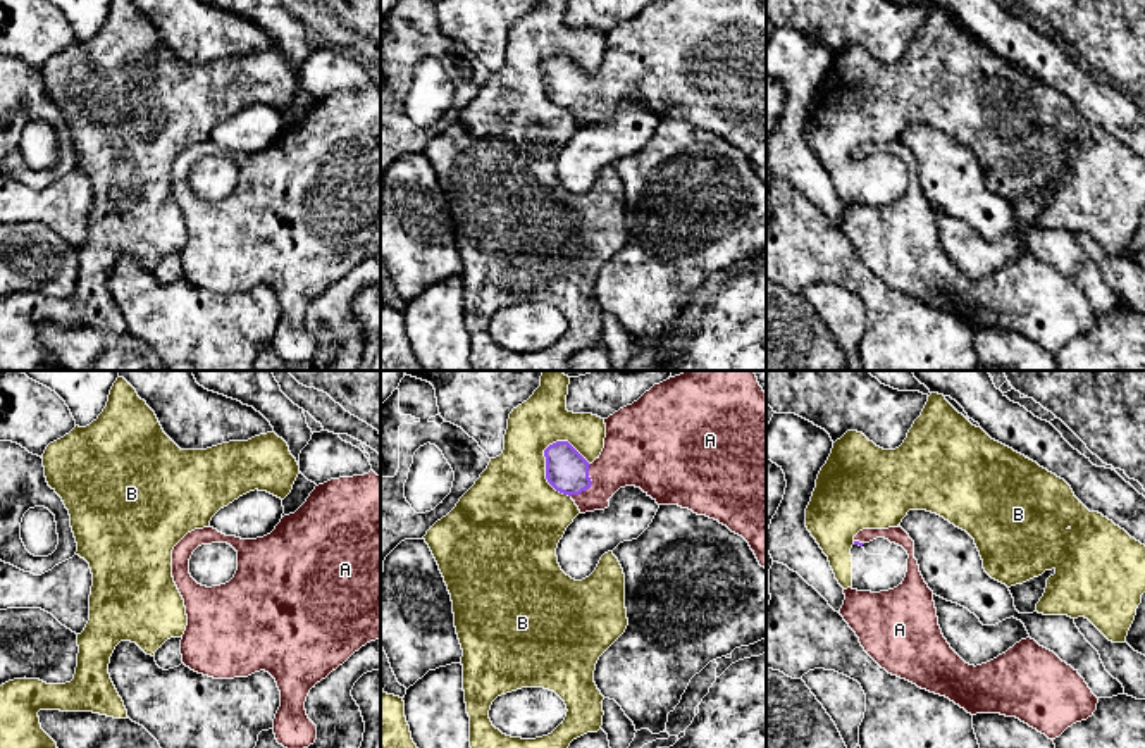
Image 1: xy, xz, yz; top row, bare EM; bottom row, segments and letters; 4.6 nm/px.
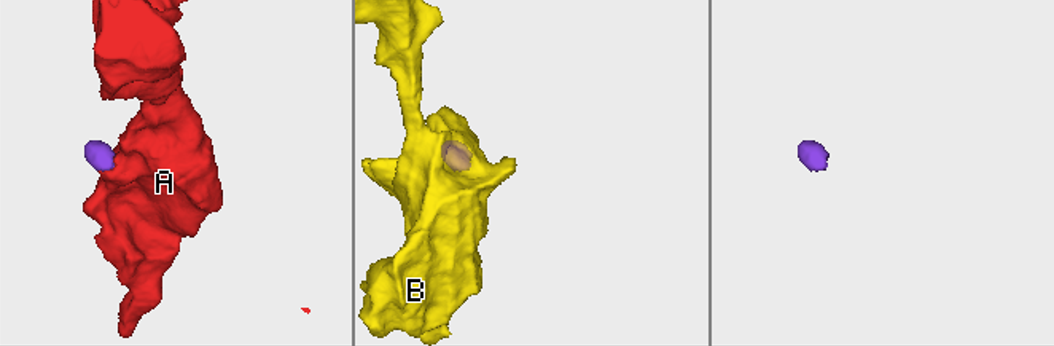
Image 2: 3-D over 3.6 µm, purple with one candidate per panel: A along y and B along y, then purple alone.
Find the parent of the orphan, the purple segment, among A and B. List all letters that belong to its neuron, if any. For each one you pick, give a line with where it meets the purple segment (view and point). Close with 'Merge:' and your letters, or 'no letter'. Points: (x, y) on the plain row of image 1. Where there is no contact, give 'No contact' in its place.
A: Touches purple at xz (591, 97)
Merge: A

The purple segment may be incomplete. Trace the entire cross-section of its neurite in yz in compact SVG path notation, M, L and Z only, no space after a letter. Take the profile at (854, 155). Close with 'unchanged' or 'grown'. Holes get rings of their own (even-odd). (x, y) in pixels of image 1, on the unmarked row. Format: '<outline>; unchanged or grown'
M897 140L863 143L854 159L876 152L907 165L906 191L897 202L880 207L844 203L839 228L882 283L949 312L971 329L1016 331L1049 353L1093 329L1099 312L1085 293L1031 252L987 277L966 277L942 248L933 205L914 172L914 155Z; grown

